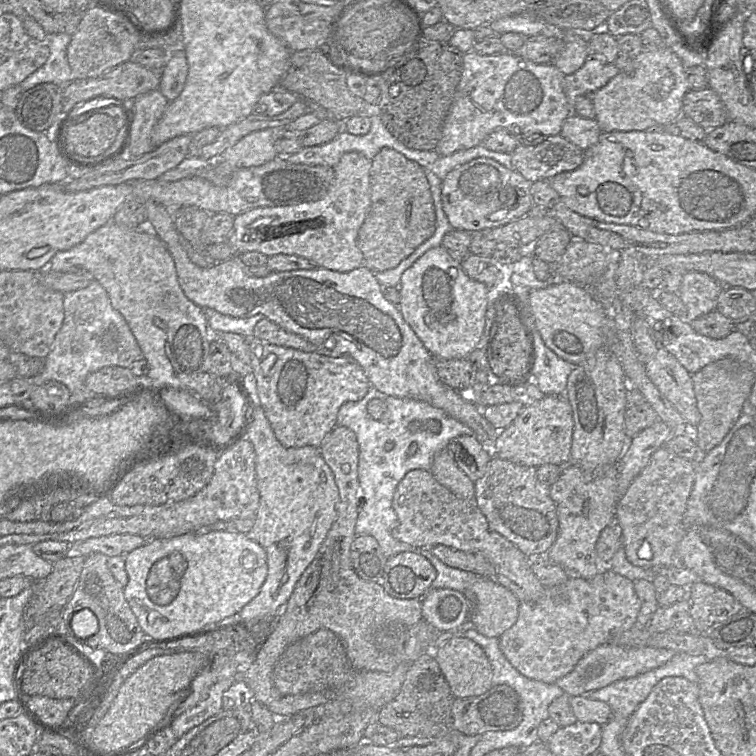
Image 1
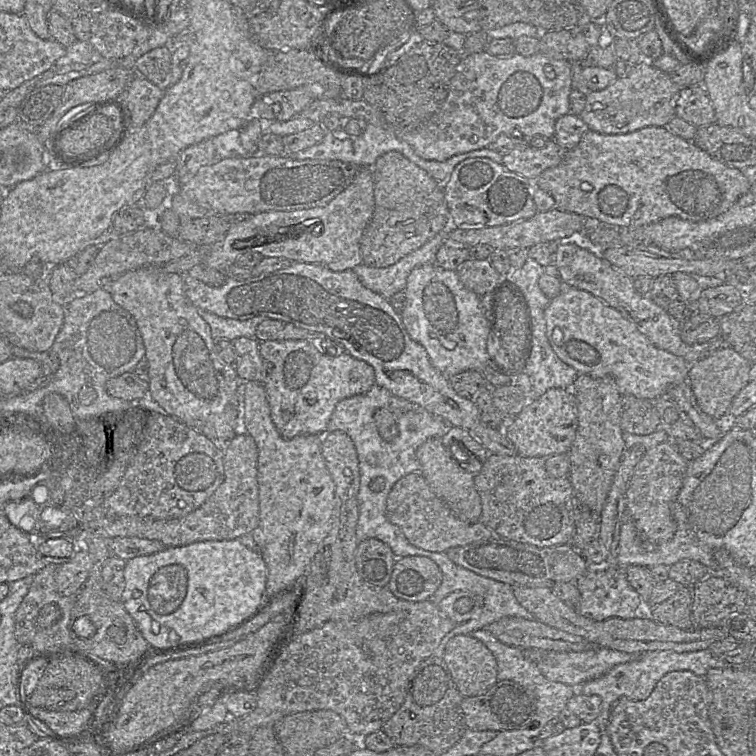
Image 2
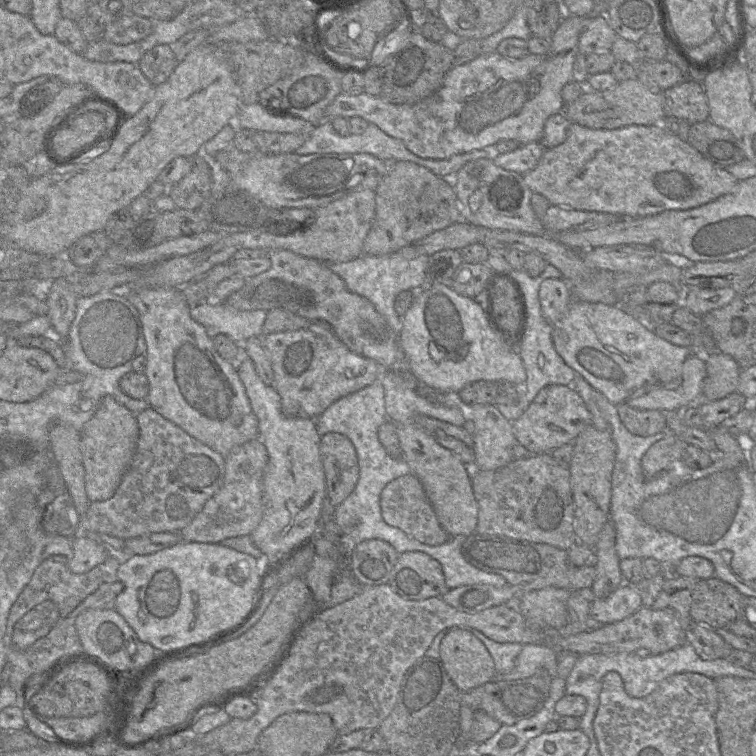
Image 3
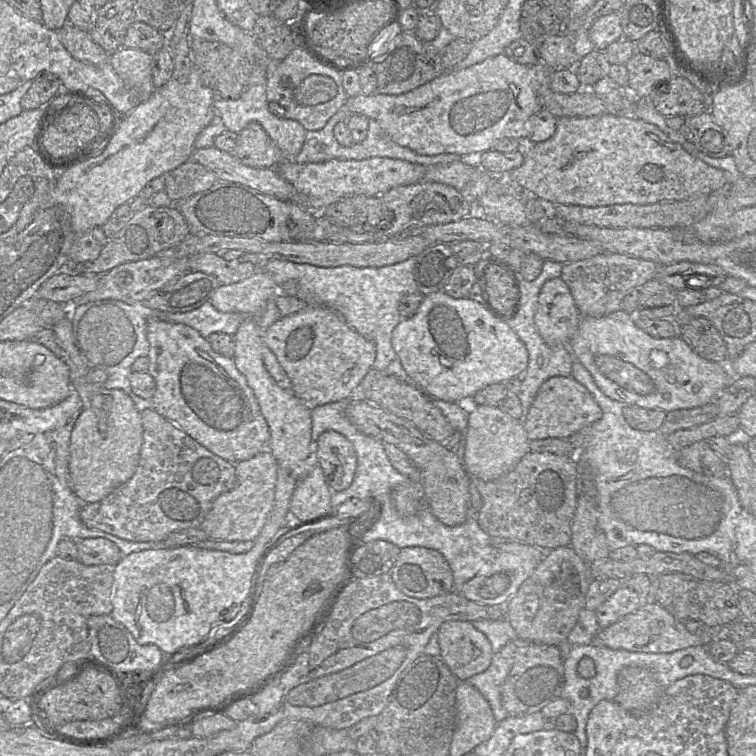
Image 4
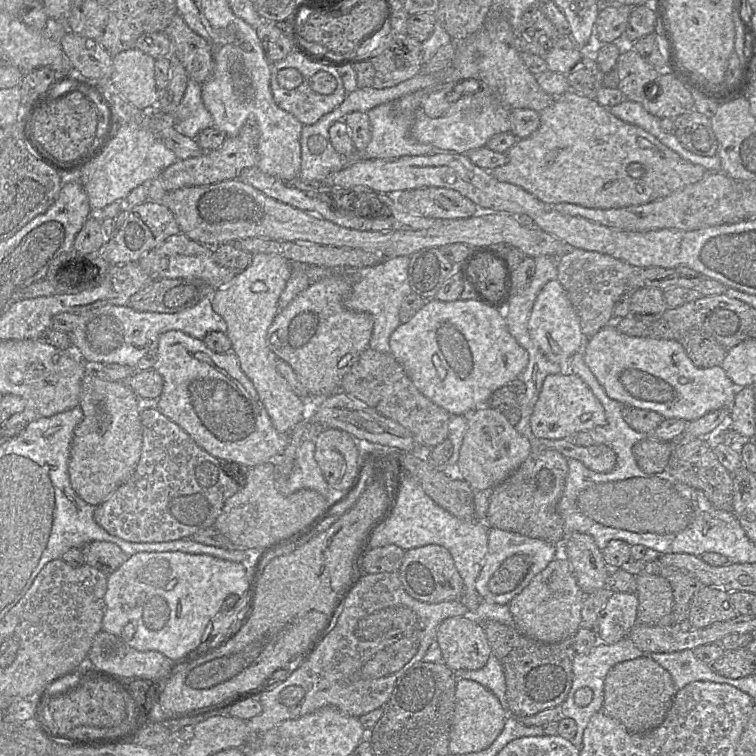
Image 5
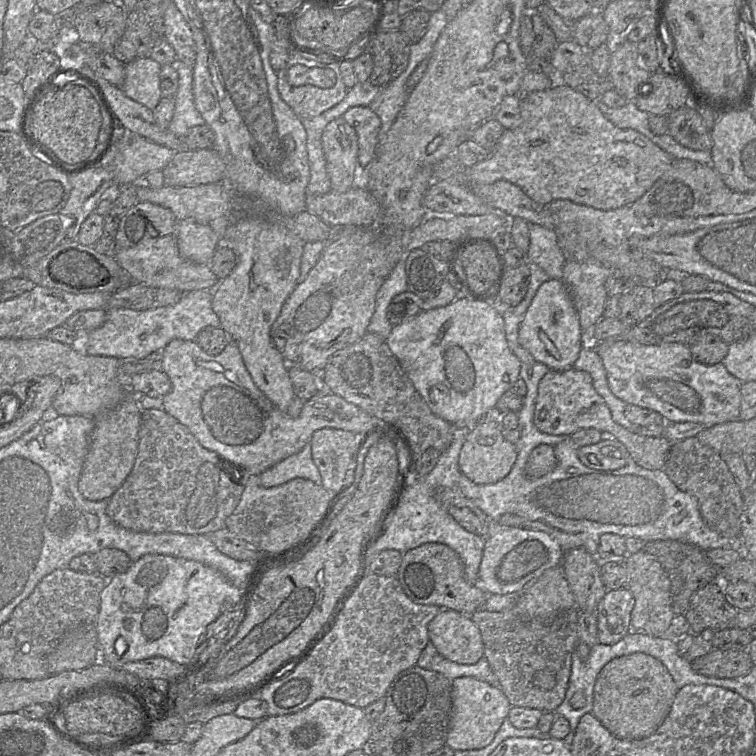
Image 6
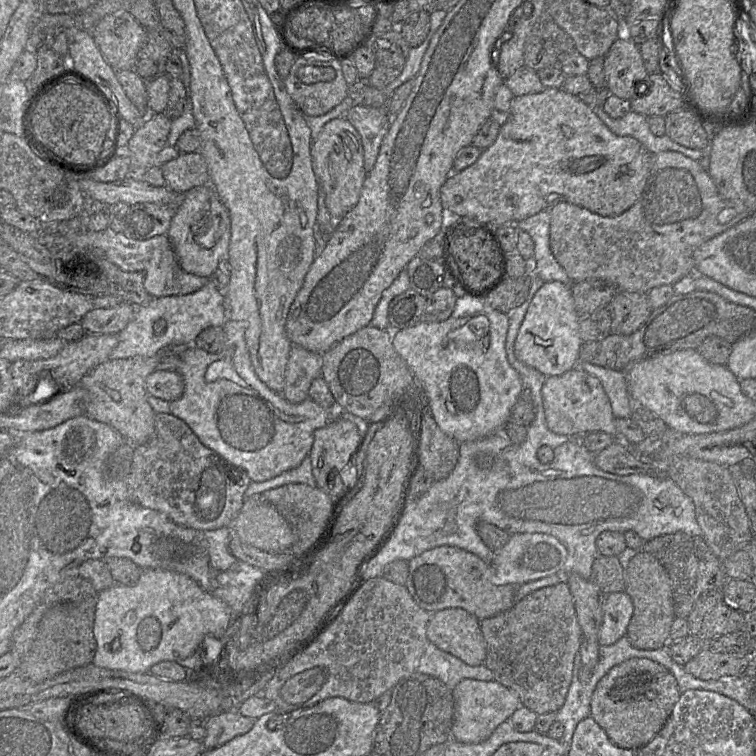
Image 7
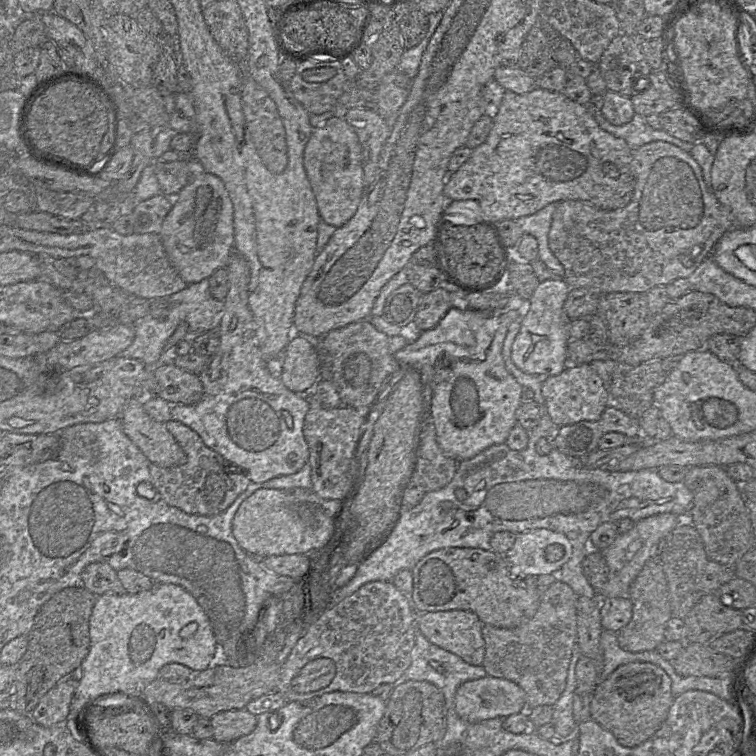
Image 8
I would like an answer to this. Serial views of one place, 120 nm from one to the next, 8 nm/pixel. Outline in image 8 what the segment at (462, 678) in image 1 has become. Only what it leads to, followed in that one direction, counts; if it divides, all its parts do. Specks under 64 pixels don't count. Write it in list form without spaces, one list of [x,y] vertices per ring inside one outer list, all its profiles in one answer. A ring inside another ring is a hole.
[[[470,611],[417,612],[417,628],[429,642],[459,656],[466,663],[474,666],[482,665],[485,656],[482,625],[478,616]]]

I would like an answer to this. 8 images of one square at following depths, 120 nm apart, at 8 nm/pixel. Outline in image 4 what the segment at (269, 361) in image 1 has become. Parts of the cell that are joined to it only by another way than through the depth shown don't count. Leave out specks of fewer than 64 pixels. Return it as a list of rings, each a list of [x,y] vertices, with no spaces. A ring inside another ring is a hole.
[[[307,305],[295,314],[280,317],[264,332],[263,340],[291,379],[293,393],[310,407],[349,399],[373,367],[376,357],[372,341],[351,328],[339,312],[322,305]]]

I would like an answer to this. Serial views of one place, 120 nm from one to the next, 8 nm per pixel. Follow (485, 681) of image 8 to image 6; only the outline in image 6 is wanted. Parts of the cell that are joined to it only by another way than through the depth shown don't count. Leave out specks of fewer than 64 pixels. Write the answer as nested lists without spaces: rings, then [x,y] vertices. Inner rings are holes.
[[[458,677],[452,681],[452,716],[446,745],[454,751],[482,749],[494,739],[510,711],[509,700],[500,687],[474,677]]]

